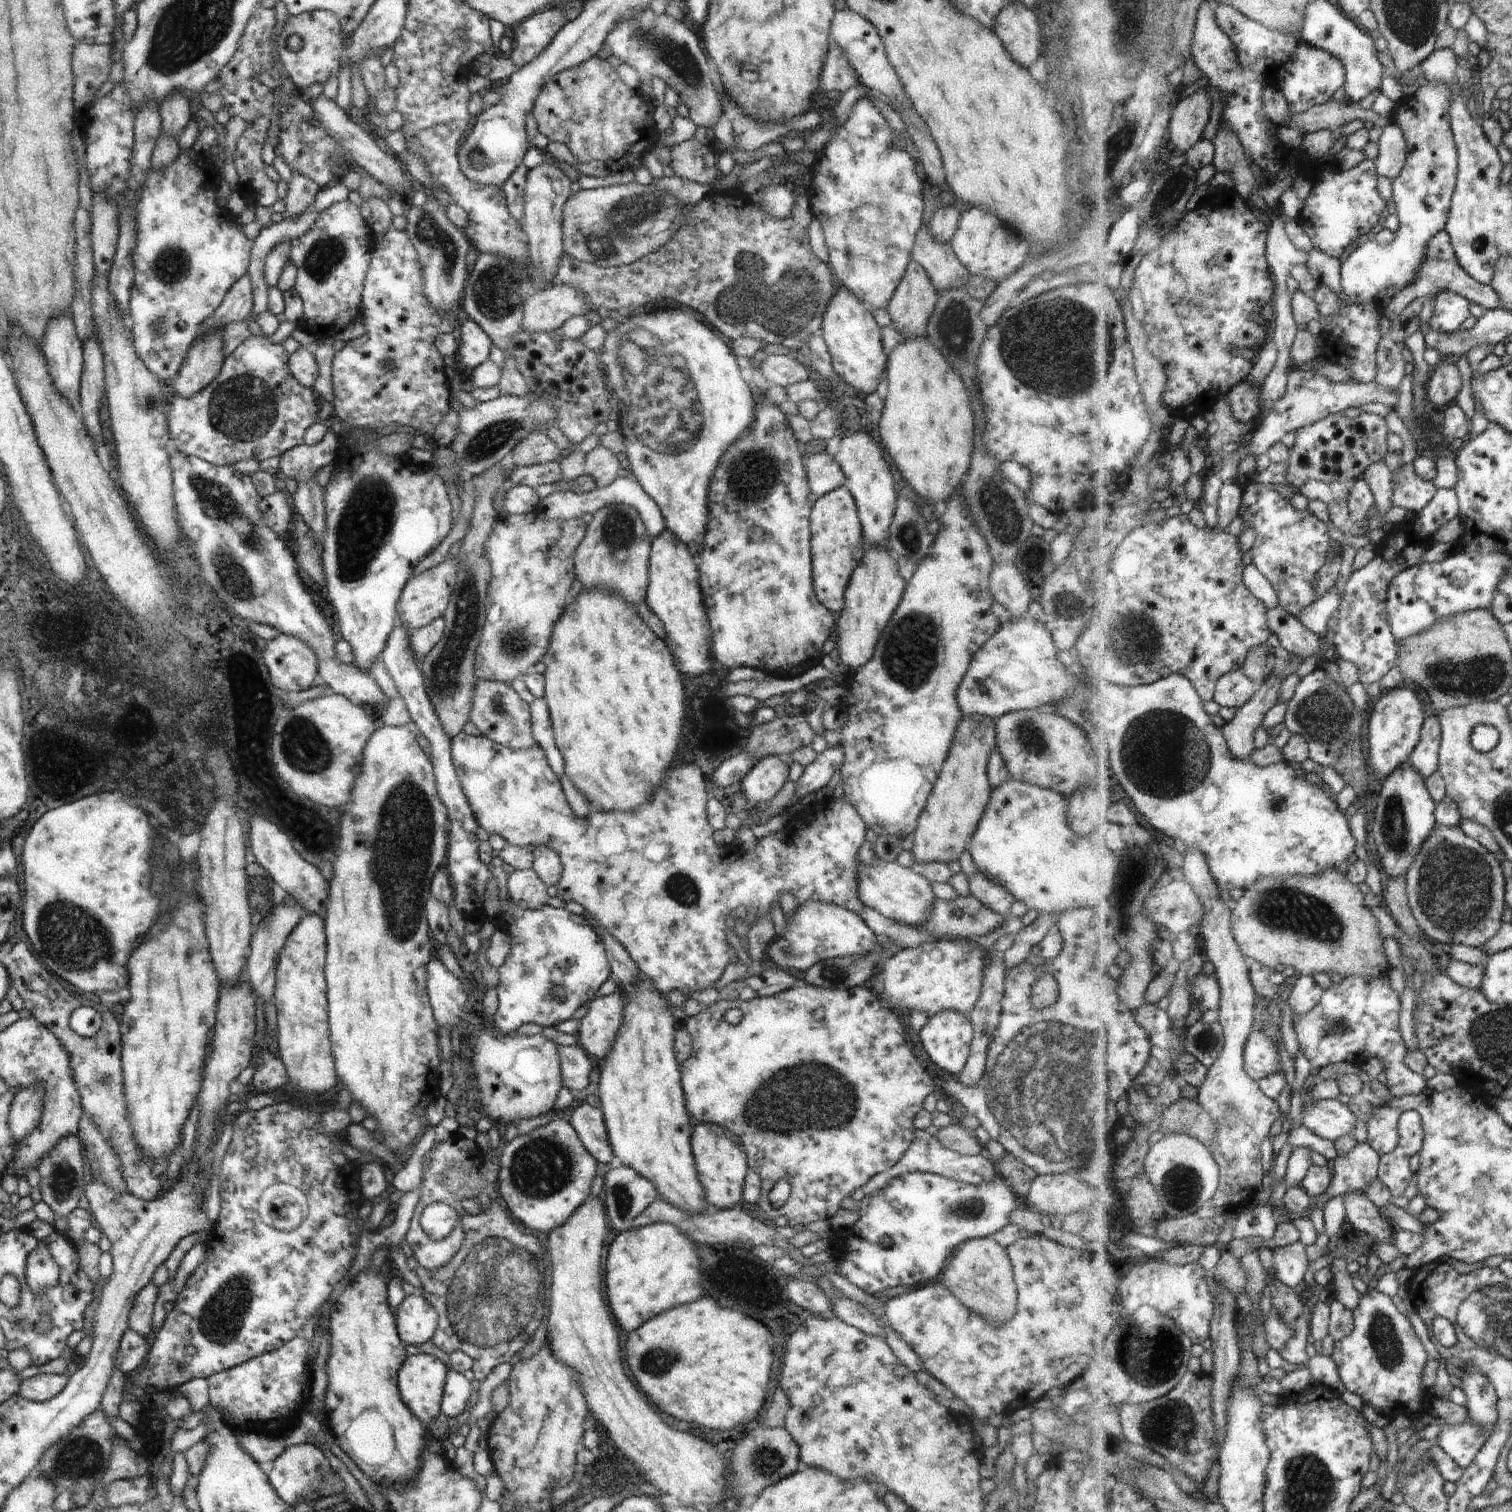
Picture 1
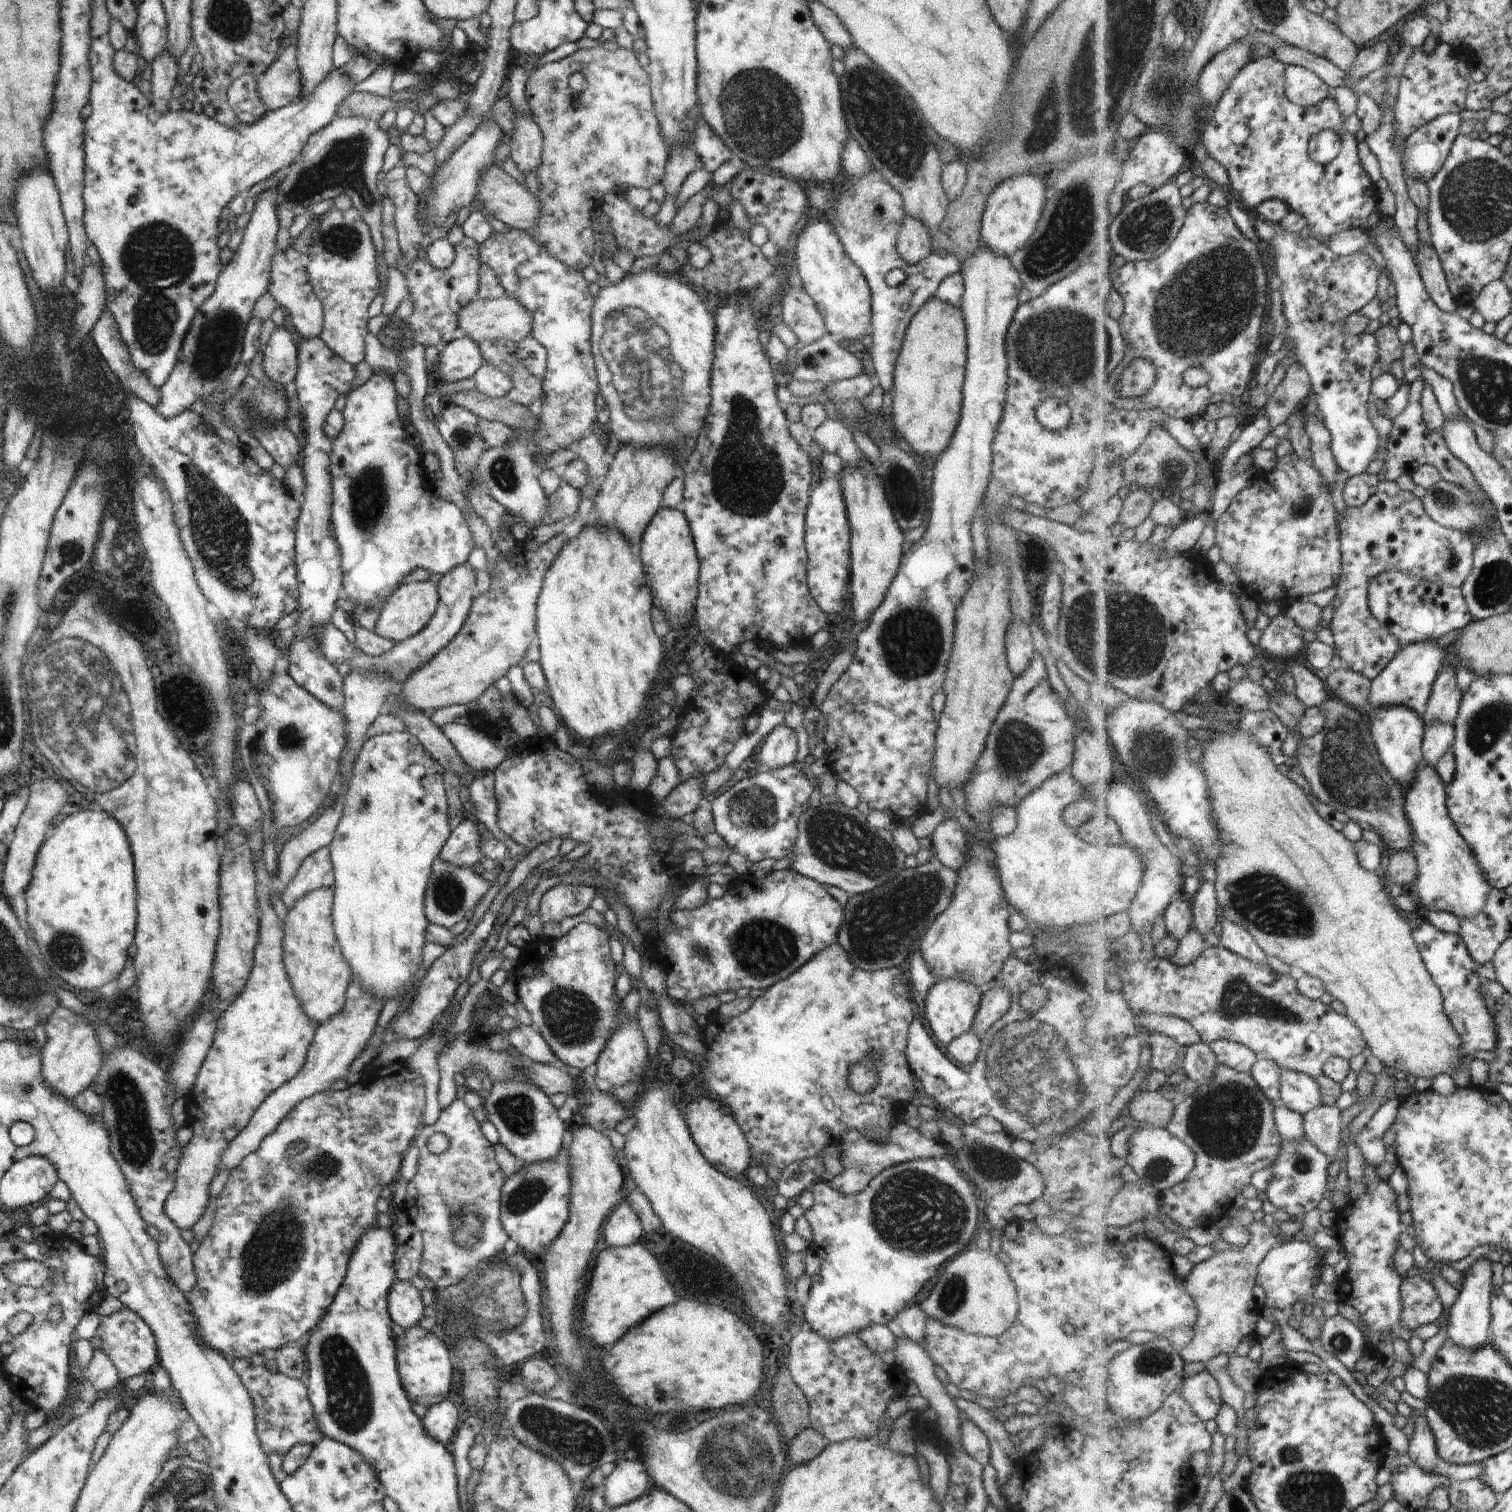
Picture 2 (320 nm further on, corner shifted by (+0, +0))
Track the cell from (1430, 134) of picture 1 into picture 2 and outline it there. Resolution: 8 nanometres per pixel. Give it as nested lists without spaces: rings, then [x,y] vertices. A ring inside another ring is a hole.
[[[1443,114],[1406,138],[1404,158],[1408,173],[1430,182],[1450,156],[1454,143],[1460,136],[1460,126],[1460,114]]]

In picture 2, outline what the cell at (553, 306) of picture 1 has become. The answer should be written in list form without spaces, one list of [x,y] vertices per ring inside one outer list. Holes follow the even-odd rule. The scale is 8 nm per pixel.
[[[504,296],[494,300],[476,298],[459,310],[457,323],[464,336],[470,337],[475,343],[484,339],[509,340],[517,343],[531,336],[532,317],[527,309],[510,297]]]

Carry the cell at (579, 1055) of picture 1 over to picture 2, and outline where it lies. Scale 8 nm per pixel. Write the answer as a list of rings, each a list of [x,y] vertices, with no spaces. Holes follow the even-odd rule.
[[[520,1025],[519,1028],[510,1028],[509,1043],[522,1056],[534,1063],[545,1065],[558,1062],[557,1056],[549,1049],[544,1037],[530,1025]]]

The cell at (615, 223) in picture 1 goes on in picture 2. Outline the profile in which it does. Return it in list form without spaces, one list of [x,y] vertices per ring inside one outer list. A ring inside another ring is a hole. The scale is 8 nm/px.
[[[490,165],[485,168],[477,184],[475,199],[484,206],[487,214],[502,220],[508,227],[529,231],[535,227],[539,217],[539,200],[527,187],[520,185],[512,176],[508,175],[502,167]]]

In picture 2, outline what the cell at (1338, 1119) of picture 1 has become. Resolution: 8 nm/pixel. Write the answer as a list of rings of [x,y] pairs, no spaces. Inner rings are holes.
[[[1285,1069],[1282,1079],[1281,1103],[1304,1116],[1323,1102],[1322,1089],[1309,1074]]]

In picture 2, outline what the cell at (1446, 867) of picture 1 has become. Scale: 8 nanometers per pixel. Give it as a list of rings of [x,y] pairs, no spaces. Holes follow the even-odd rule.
[[[1425,760],[1420,775],[1407,792],[1407,812],[1415,830],[1412,850],[1419,860],[1419,876],[1414,889],[1416,898],[1430,911],[1449,911],[1458,917],[1480,915],[1494,886],[1485,875],[1477,854],[1450,816],[1448,786],[1438,769]]]

